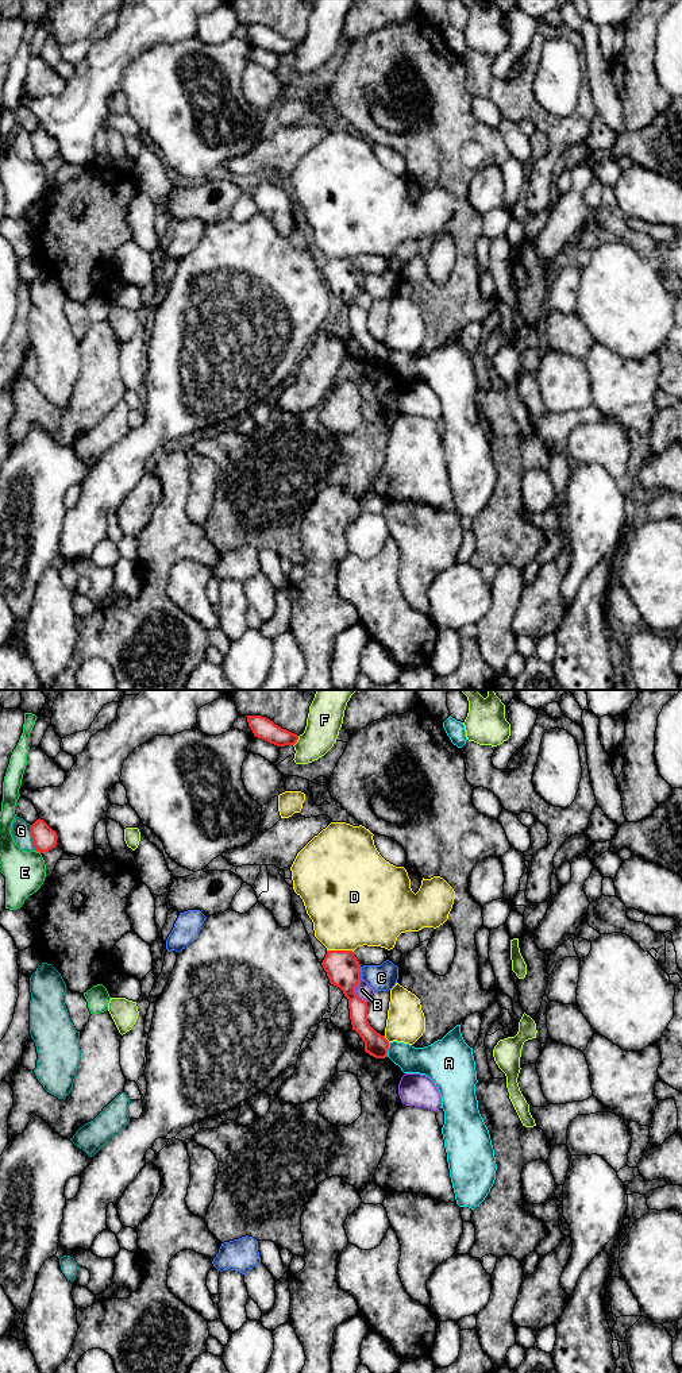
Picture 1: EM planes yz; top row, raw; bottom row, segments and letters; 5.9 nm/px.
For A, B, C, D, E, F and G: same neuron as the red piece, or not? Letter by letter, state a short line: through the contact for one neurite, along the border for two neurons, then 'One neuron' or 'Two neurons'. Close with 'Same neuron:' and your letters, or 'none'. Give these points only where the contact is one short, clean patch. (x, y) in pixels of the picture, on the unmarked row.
A: Line: yz (389, 351), (386, 365). Two neurons
B: Line: yz (359, 288), (355, 303), (366, 311). Two neurons
C: Two neurons
D: Two neurons
E: Two neurons
F: Two neurons
G: Two neurons
Same neuron: none

